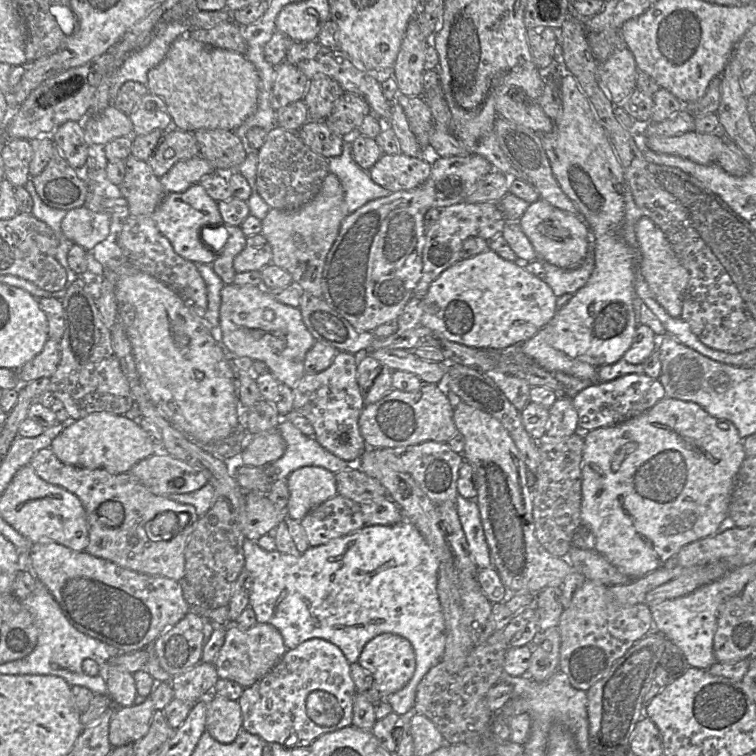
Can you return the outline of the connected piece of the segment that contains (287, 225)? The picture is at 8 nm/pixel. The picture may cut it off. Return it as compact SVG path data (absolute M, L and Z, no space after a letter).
M329 172L321 189L311 201L296 210L271 208L261 221L261 234L272 248L271 263L286 270L292 276L293 283L302 291L322 297L325 261L347 215L341 181Z

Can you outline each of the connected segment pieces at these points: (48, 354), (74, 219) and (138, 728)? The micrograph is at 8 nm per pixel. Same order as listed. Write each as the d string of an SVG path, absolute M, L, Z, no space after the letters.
M48 338L39 354L20 369L14 371L20 383L26 384L39 378L50 378L56 371L60 360L61 348L59 341Z
M82 206L66 212L61 230L70 242L90 251L100 242L111 239L114 223L108 213L95 212Z
M150 695L139 705L118 707L109 726L108 737L112 747L124 746L145 736L155 711Z

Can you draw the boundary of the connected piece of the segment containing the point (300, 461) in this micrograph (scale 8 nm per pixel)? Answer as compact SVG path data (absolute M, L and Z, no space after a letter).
M290 420L281 422L278 431L285 441L286 450L279 460L265 466L271 483L287 479L292 472L305 466L323 467L336 474L352 465L325 449L314 436L304 435Z

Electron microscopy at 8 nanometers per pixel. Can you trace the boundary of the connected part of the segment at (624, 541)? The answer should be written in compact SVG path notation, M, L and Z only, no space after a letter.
M668 397L635 418L586 432L581 466L581 524L589 528L593 535L593 549L602 554L621 573L631 579L637 579L663 566L666 561L675 557L683 546L718 533L719 525L729 515L735 479L746 457L743 439L732 422L710 415L695 402Z

